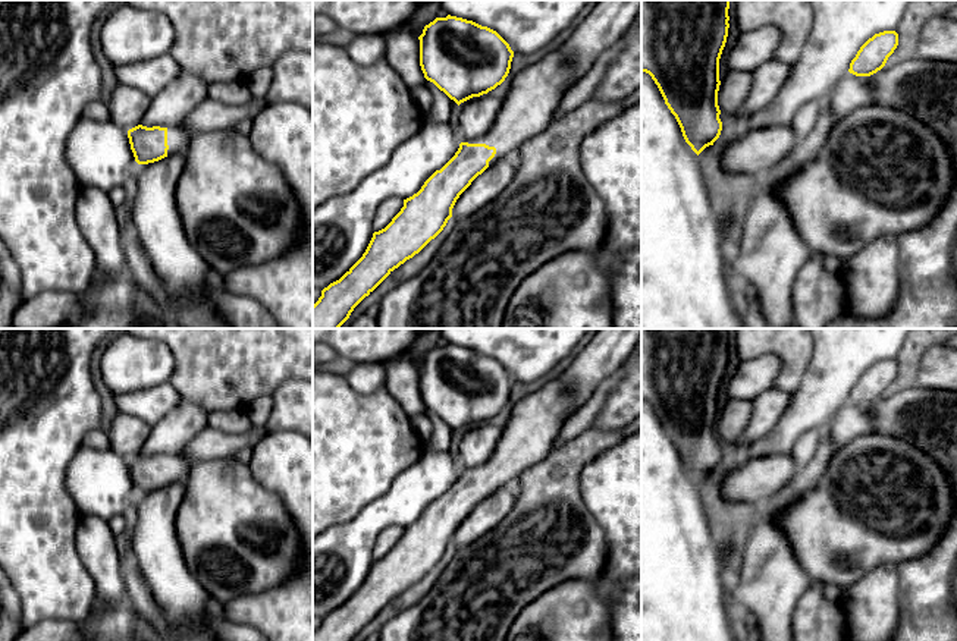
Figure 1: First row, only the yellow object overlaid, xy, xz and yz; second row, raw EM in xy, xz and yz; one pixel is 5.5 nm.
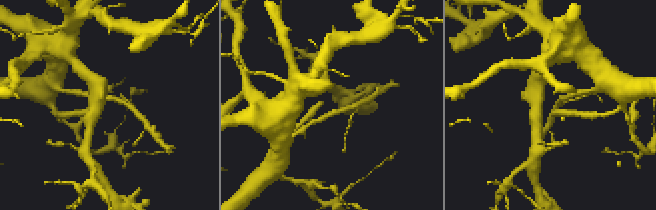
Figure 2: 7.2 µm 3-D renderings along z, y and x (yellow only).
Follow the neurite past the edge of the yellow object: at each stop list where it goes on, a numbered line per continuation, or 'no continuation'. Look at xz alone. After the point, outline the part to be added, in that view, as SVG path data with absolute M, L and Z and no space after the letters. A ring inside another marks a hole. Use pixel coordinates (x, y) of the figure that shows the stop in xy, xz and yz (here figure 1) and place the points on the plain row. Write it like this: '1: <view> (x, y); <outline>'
1: xz (529, 436); M561 378L549 381L514 403L492 458L477 468L461 468L461 471L495 475L496 483L489 490L489 496L493 494L517 481L525 469L550 453L562 425L572 412L572 398Z

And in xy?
1: xy (178, 468); M160 453L160 456L167 458L167 486L176 484L178 481L186 481L192 464L188 462L183 456L181 455L164 455Z

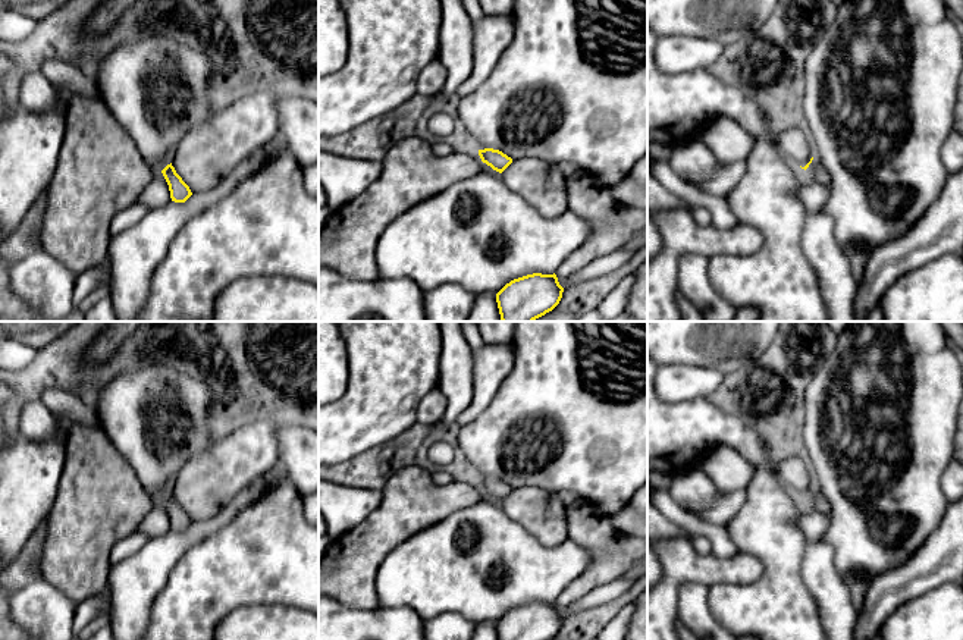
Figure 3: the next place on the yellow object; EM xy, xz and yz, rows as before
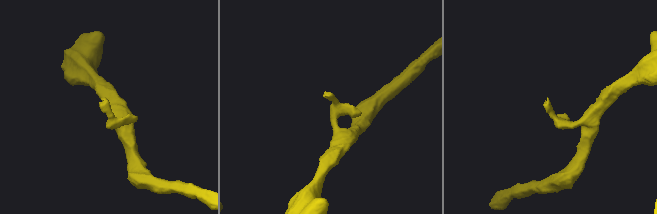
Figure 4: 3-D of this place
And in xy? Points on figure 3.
no continuation

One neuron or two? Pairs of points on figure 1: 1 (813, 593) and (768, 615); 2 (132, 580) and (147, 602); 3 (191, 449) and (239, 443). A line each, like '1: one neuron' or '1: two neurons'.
1: two neurons
2: one neuron
3: one neuron

